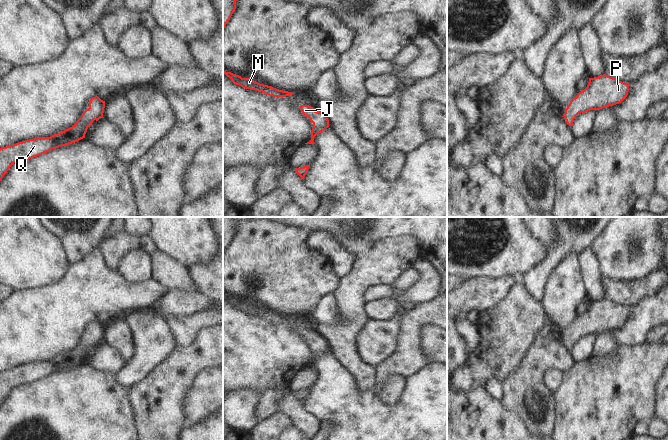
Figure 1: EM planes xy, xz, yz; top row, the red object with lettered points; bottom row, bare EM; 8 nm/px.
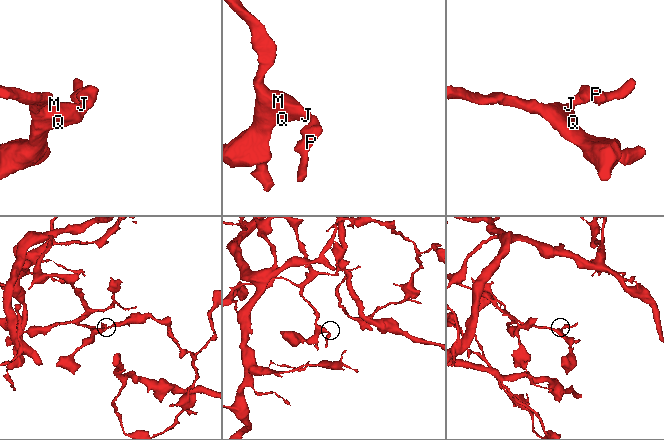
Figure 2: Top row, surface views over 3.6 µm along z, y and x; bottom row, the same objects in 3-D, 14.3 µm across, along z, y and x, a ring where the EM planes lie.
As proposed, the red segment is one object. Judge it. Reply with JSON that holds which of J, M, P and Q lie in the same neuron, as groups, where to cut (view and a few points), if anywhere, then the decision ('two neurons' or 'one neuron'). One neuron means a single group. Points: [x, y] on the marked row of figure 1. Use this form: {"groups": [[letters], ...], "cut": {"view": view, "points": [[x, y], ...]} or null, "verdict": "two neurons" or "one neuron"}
{"groups": [["J", "M", "P", "Q"]], "cut": null, "verdict": "one neuron"}

